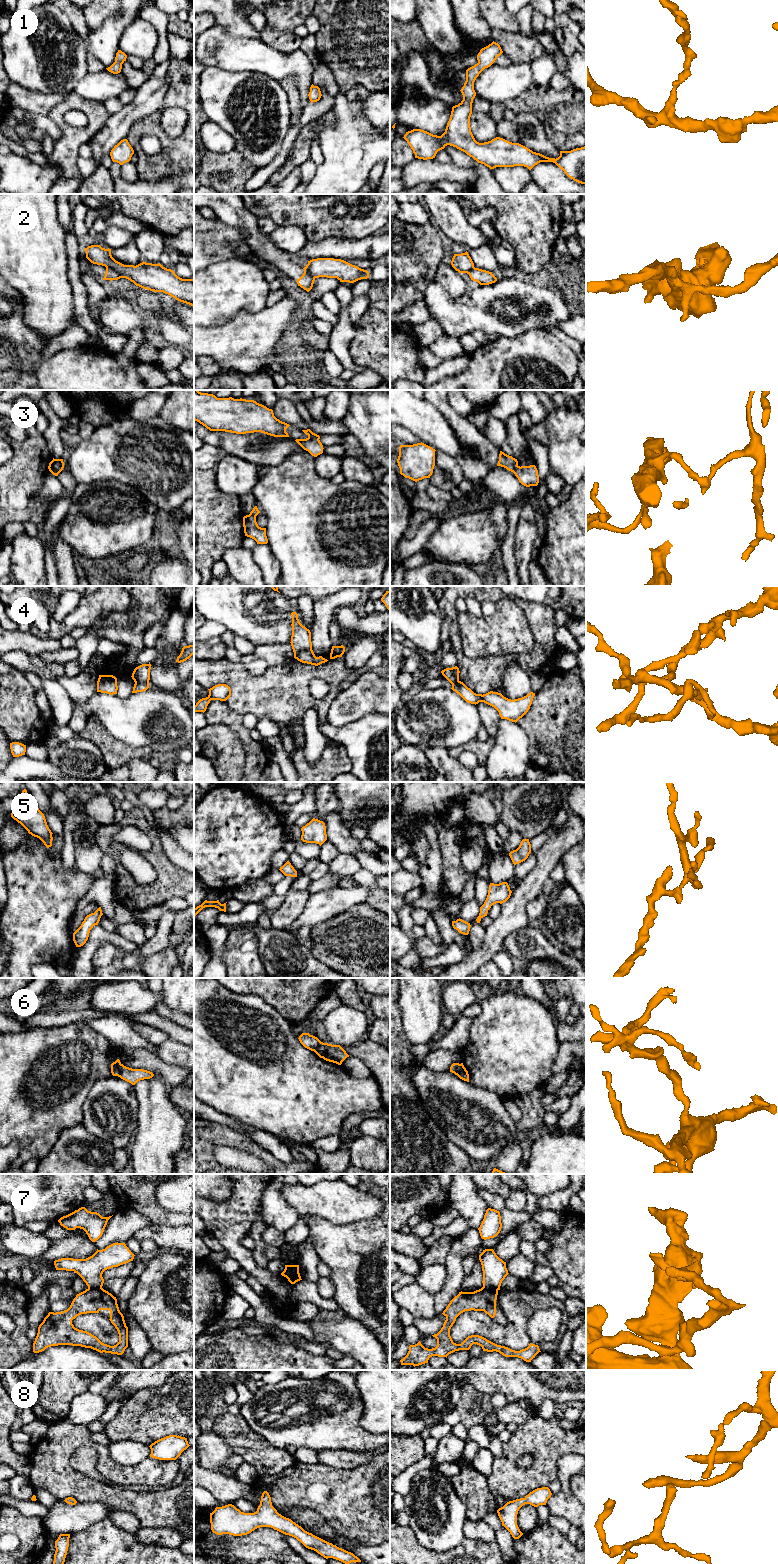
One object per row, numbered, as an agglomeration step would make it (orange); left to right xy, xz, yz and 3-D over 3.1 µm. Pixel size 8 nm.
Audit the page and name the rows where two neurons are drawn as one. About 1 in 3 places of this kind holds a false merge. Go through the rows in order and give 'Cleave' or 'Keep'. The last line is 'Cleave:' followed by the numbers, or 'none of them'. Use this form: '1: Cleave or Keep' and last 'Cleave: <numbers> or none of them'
1: Keep
2: Cleave
3: Cleave
4: Cleave
5: Keep
6: Cleave
7: Cleave
8: Keep
Cleave: 2, 3, 4, 6, 7

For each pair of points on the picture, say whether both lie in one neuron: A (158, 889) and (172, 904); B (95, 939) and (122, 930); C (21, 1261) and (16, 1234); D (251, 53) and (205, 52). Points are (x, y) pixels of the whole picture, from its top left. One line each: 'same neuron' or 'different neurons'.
A: different neurons
B: different neurons
C: different neurons
D: same neuron

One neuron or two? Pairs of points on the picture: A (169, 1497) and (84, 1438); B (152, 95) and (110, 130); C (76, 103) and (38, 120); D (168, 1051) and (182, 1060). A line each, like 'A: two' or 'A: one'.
A: one
B: one
C: two
D: one

